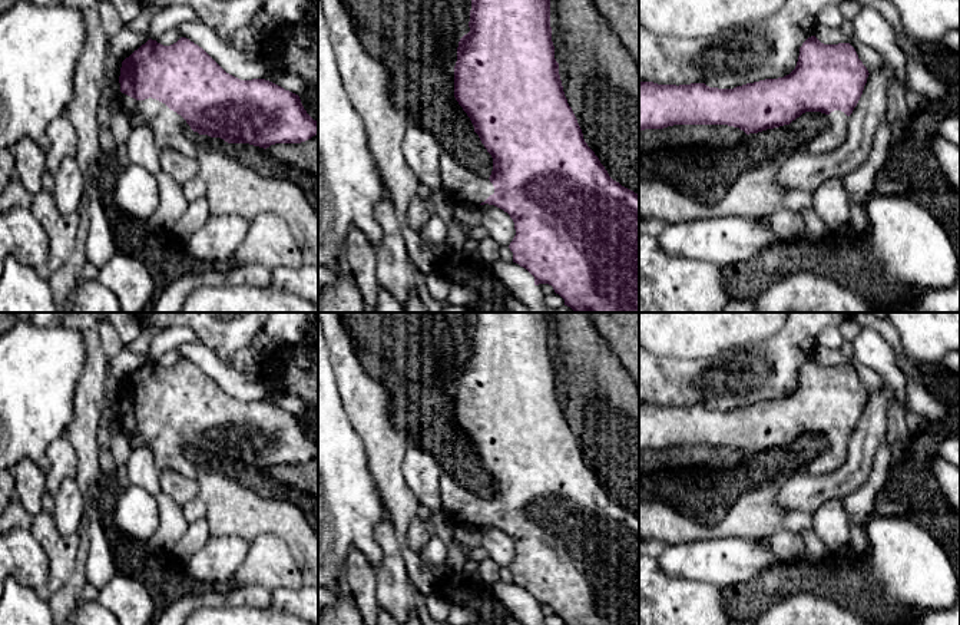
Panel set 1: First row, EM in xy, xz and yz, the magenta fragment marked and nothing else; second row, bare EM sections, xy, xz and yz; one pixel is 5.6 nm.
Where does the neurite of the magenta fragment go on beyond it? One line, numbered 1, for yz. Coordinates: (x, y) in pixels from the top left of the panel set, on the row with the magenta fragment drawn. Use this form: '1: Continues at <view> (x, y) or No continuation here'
1: Continues at yz (834, 135)

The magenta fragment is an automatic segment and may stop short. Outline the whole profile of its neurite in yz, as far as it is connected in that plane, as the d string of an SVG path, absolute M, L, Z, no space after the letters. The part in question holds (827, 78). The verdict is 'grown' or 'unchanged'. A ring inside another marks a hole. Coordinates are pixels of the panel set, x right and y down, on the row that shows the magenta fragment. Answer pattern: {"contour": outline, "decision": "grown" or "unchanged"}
{"contour": "M811 36L800 47L795 69L784 77L734 89L639 82L639 130L728 125L749 135L789 125L805 112L821 112L827 115L828 126L804 149L822 155L845 140L848 116L868 75L850 43L824 44Z", "decision": "grown"}

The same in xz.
{"contour": "M471 0L470 32L464 34L457 47L454 66L454 97L470 118L474 132L493 158L493 171L484 178L453 155L443 152L440 158L441 182L457 201L473 201L480 205L494 205L510 215L516 235L509 248L513 262L526 268L534 277L534 285L549 284L565 300L565 305L575 312L639 312L639 195L613 181L595 152L583 139L577 119L563 92L559 63L555 59L555 46L550 27L550 0Z", "decision": "grown"}

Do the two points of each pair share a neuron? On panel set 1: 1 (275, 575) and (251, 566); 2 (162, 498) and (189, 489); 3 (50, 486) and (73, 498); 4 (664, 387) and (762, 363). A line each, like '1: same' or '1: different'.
1: same
2: different
3: different
4: same

